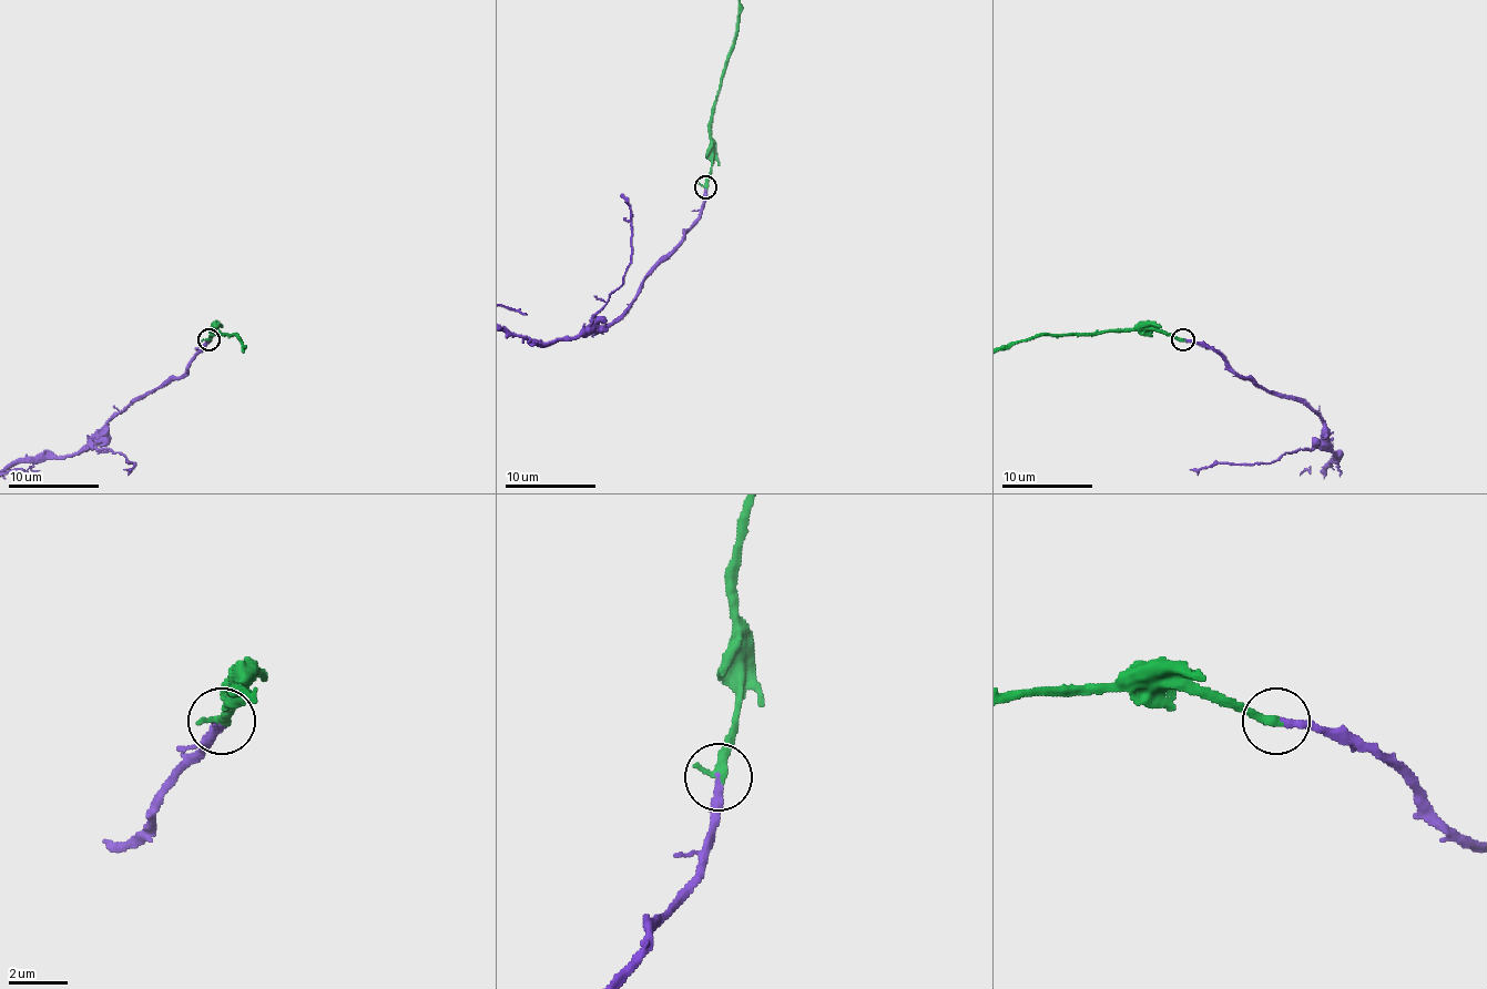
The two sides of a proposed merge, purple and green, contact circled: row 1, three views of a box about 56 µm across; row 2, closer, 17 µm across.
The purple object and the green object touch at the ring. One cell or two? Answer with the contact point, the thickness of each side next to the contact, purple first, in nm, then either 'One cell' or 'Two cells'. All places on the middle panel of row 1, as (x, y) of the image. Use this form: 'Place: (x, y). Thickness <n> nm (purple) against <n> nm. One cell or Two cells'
Place: (705, 186). Thickness 260 nm (purple) against 360 nm. One cell

